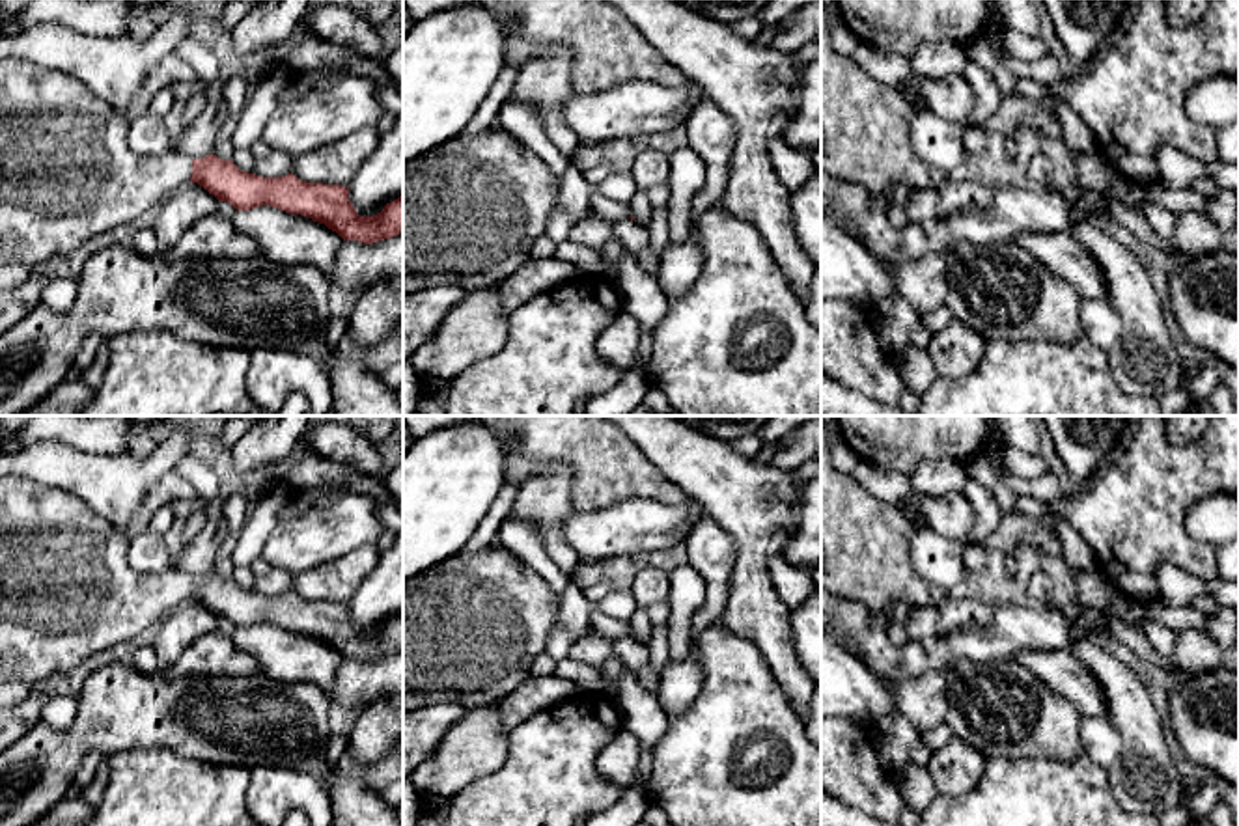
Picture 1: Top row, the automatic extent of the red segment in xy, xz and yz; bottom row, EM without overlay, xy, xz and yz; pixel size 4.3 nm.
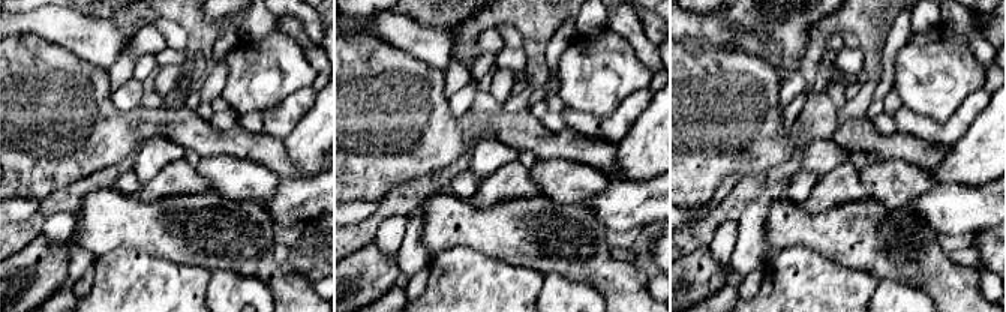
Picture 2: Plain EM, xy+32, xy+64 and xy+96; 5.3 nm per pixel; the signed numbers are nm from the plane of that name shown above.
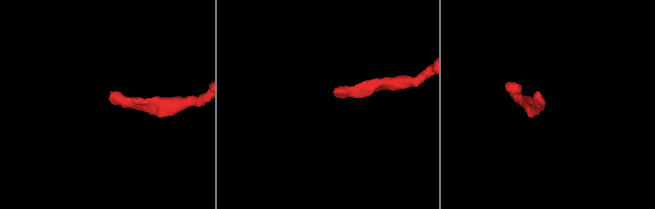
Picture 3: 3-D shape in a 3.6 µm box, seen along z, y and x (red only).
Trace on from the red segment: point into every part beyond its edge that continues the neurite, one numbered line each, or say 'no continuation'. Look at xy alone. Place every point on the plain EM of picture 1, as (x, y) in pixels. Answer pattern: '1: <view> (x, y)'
1: xy (68, 591)

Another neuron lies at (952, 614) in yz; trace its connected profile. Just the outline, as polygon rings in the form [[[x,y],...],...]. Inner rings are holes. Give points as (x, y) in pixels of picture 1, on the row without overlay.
[[[948,595],[935,606],[912,606],[905,625],[907,638],[924,641],[955,630],[980,628],[991,623],[993,606],[978,597],[955,599]]]

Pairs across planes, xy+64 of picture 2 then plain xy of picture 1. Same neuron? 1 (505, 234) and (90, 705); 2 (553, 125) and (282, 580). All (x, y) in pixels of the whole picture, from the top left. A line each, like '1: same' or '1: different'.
1: same
2: same

